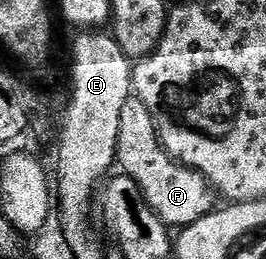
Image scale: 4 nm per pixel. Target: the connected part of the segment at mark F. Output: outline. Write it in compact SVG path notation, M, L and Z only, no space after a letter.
M131 98L124 106L124 114L120 114L116 164L125 176L132 178L132 182L140 186L148 206L152 206L156 215L171 229L181 230L192 222L200 222L200 218L207 216L216 207L216 193L210 181L195 168L179 164L162 149L156 122L148 112L148 106L144 106L144 102L136 98Z

